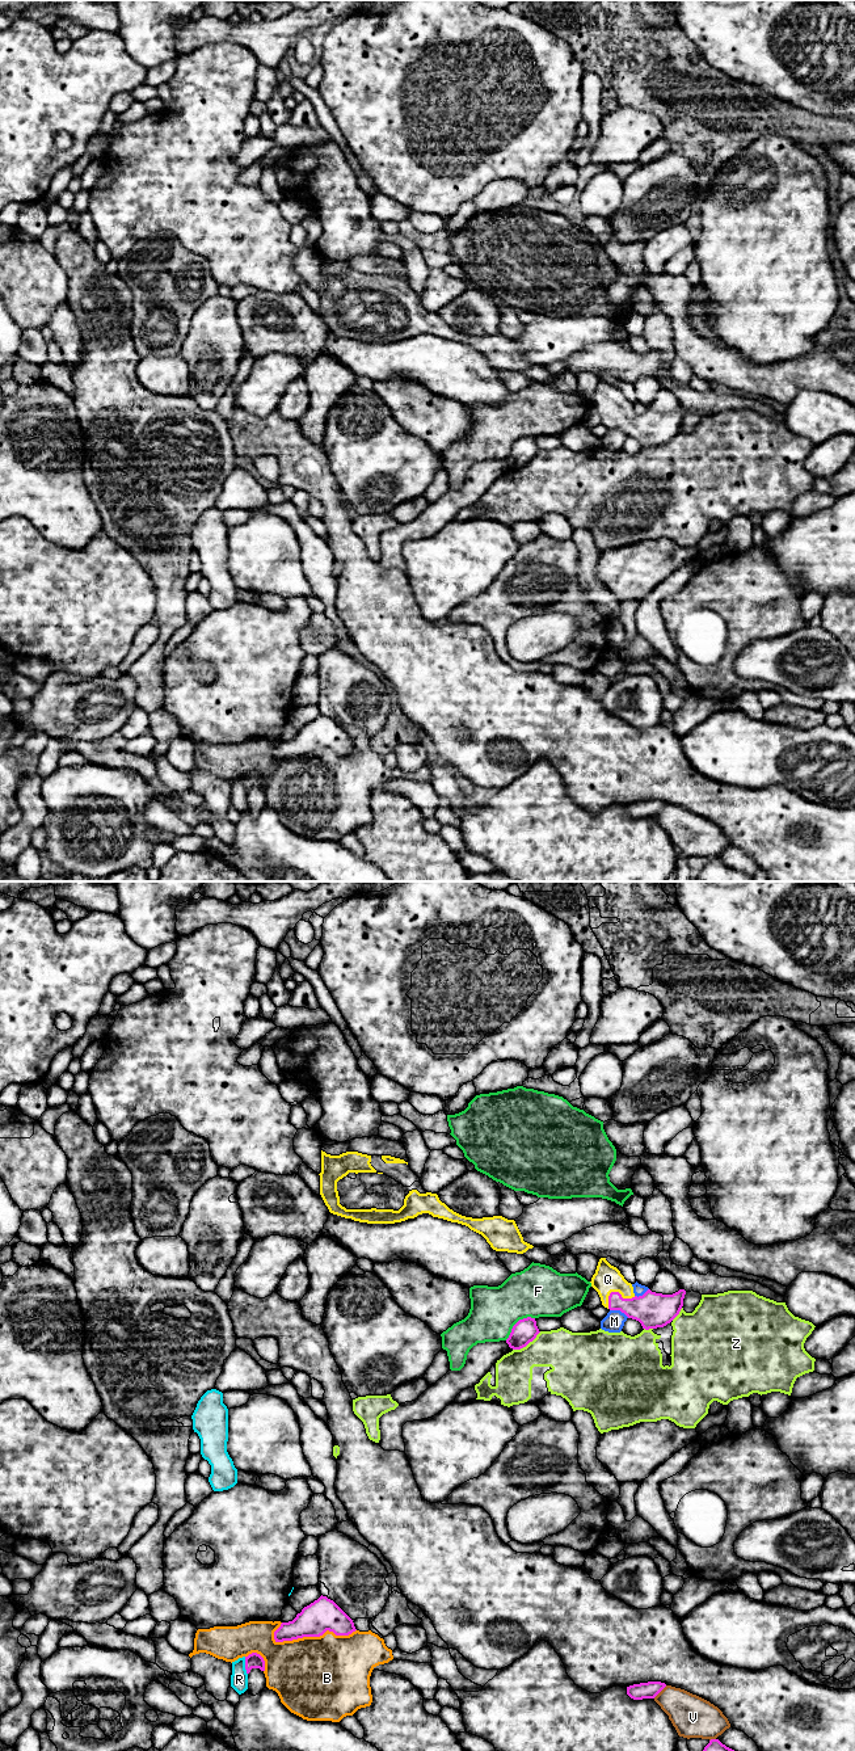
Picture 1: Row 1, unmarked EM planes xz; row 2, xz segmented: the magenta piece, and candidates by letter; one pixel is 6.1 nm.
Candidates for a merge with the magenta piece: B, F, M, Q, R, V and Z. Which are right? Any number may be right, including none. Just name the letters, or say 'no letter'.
Q

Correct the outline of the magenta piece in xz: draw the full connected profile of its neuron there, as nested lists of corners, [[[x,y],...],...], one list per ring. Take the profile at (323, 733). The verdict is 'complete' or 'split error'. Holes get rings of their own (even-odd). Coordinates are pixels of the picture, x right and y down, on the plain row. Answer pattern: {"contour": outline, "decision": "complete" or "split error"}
{"contour": [[[321,714],[304,725],[292,740],[282,741],[274,750],[274,758],[283,761],[303,755],[320,755],[327,749],[336,754],[349,754],[357,748],[353,738],[333,719]]], "decision": "complete"}

